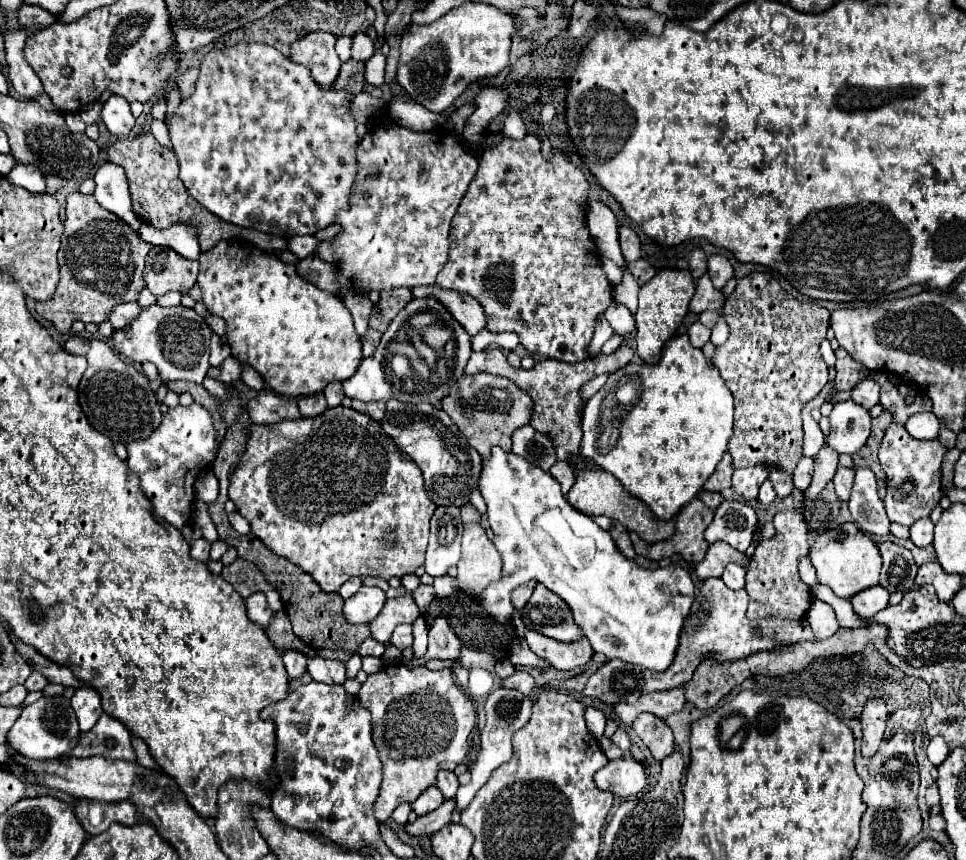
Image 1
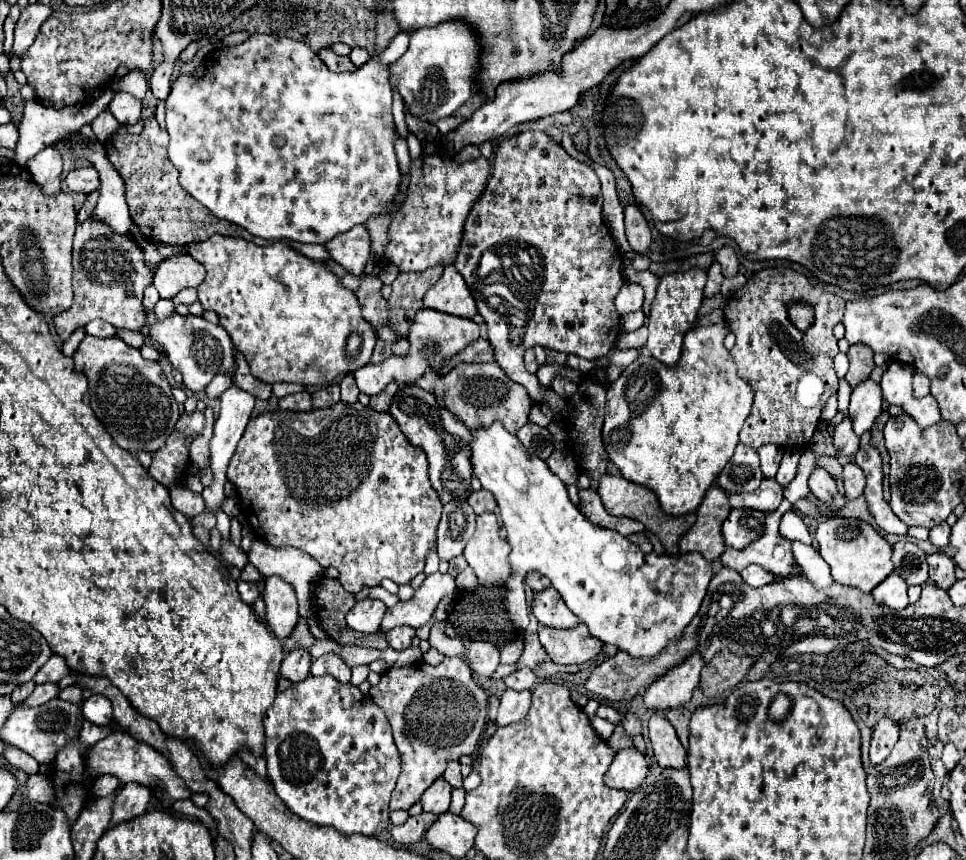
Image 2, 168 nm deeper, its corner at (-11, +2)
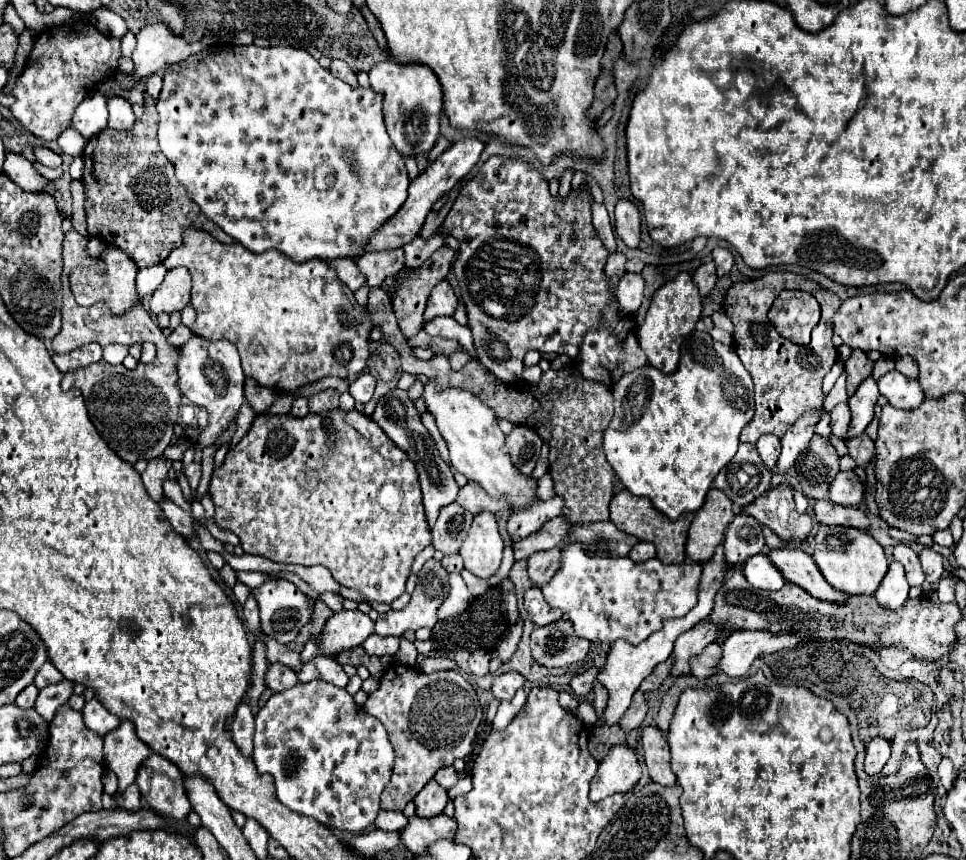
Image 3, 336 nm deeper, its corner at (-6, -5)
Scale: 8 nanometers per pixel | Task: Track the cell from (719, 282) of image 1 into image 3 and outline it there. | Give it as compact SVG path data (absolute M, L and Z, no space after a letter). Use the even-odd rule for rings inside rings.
M715 247L713 249L713 261L717 263L717 277L723 277L731 271L733 267L733 255L729 249L723 249L723 247Z

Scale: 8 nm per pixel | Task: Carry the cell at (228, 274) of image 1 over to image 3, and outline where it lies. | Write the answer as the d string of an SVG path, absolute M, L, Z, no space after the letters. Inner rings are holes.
M185 229L183 245L173 249L163 265L183 265L193 277L191 305L197 317L189 327L191 333L209 341L231 341L241 355L245 377L255 379L259 385L275 391L297 391L325 377L355 379L365 369L369 357L369 333L373 327L371 317L365 307L357 305L353 291L337 277L327 261L311 259L307 263L295 263L279 251L257 255L241 243L225 245L207 231Z

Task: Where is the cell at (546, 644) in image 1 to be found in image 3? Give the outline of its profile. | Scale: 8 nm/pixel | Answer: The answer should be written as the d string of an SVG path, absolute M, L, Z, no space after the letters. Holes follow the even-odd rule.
M567 617L545 627L535 627L531 633L531 655L543 667L567 667L577 661L583 661L587 653L589 653L589 641L573 633L573 625Z

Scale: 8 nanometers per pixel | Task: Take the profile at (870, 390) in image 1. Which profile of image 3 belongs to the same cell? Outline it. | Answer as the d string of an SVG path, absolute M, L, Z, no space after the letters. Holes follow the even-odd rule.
M897 369L889 371L879 379L879 391L887 397L887 401L893 407L899 409L915 409L923 403L923 389L919 385L919 379L905 377Z

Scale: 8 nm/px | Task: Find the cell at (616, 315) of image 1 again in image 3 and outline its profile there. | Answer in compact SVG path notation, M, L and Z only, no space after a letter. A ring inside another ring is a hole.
M625 273L617 285L617 299L627 313L637 313L643 301L643 277L641 273Z

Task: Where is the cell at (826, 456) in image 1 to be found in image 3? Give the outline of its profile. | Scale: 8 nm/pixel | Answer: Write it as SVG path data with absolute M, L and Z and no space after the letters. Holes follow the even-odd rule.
M847 403L835 405L835 409L833 409L829 415L831 415L831 429L833 429L833 435L835 435L835 437L843 437L843 435L847 433L849 419L851 419L849 405L847 405Z

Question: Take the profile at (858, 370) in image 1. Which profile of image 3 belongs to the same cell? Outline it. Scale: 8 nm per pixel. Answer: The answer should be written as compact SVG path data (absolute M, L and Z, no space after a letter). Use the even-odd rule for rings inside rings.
M853 351L851 357L845 361L845 371L847 371L847 395L851 397L859 383L871 375L873 371L873 361L863 353L863 351Z

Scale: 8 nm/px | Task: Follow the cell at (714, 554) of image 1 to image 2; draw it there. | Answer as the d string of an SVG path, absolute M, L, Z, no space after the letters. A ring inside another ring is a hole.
M776 508L774 512L766 512L766 532L760 540L752 542L752 546L746 546L744 550L732 550L726 548L720 556L722 566L732 568L736 572L744 570L744 566L758 564L770 574L776 576L788 576L794 570L794 556L790 550L790 540L780 536L778 524L784 516L782 508Z

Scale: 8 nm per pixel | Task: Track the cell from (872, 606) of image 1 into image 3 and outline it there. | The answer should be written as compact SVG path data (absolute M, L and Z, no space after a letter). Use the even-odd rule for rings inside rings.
M891 561L885 579L875 591L877 601L881 607L899 609L907 601L907 593L909 593L909 583L905 579L905 569L897 561Z

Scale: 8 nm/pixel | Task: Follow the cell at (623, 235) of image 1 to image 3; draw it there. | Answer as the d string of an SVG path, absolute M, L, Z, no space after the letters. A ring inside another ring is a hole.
M625 199L617 201L615 231L627 247L637 247L639 245L639 225L641 225L639 209L631 201L625 201Z

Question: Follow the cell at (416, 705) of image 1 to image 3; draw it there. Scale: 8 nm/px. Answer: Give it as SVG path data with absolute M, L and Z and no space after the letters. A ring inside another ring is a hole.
M391 663L385 669L385 675L379 681L379 689L369 695L363 709L369 715L377 717L385 725L389 739L391 739L391 745L395 749L395 763L393 763L391 779L381 793L381 807L391 809L391 811L403 811L405 803L413 801L415 795L433 779L433 775L441 767L453 765L453 761L457 757L465 759L471 753L475 731L477 731L477 727L481 723L481 715L483 715L473 685L467 683L461 673L435 671L435 673L425 675L415 667L405 667L399 663Z

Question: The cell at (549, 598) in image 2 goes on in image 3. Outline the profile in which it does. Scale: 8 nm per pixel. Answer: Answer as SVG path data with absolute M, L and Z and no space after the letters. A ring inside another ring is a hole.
M531 587L525 591L525 609L529 613L529 619L535 623L535 625L549 625L553 621L557 621L559 617L563 617L563 613L555 607L551 607L541 589L539 587Z

